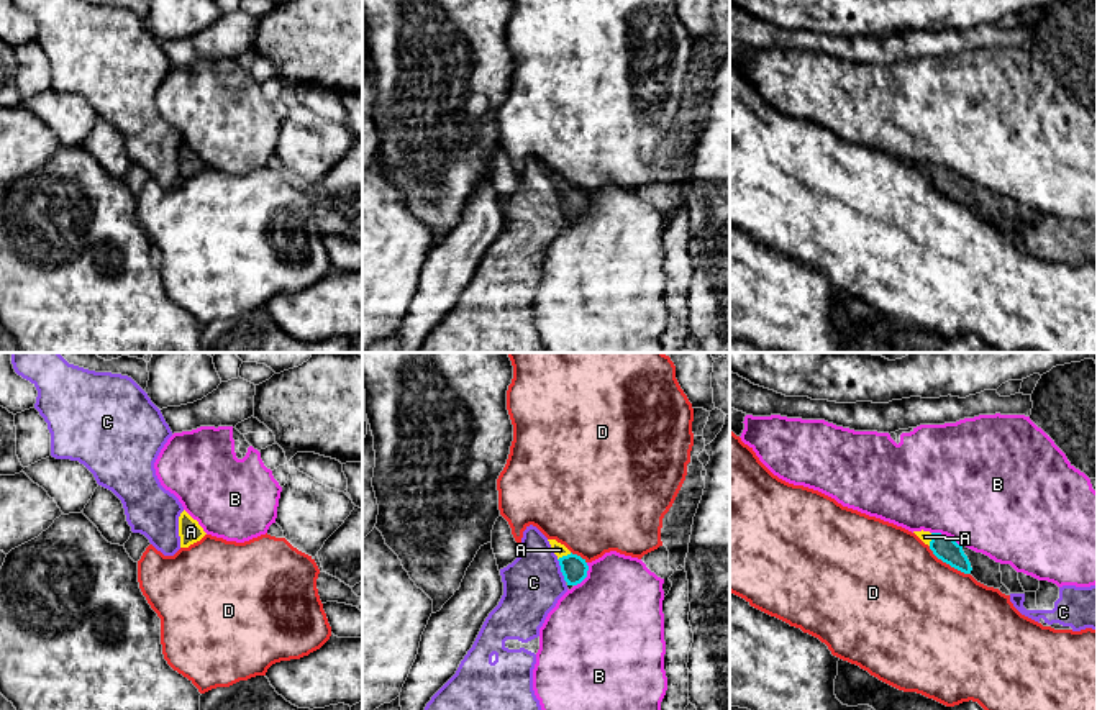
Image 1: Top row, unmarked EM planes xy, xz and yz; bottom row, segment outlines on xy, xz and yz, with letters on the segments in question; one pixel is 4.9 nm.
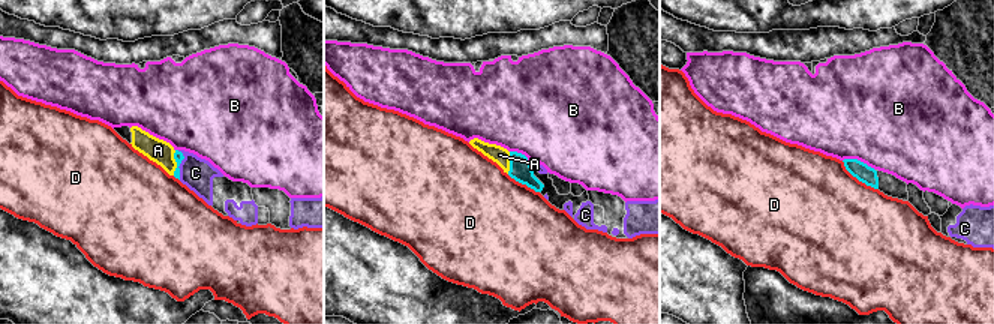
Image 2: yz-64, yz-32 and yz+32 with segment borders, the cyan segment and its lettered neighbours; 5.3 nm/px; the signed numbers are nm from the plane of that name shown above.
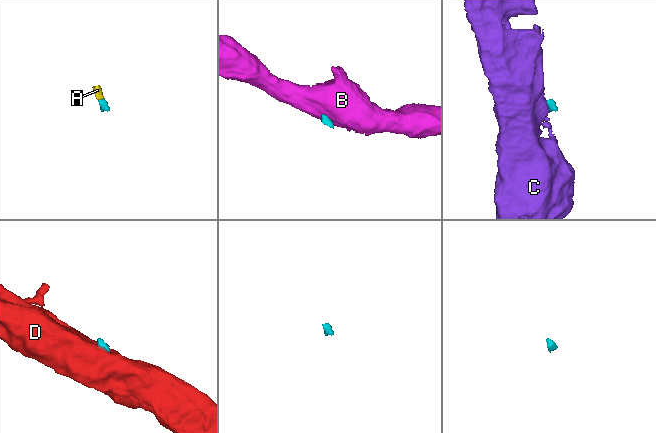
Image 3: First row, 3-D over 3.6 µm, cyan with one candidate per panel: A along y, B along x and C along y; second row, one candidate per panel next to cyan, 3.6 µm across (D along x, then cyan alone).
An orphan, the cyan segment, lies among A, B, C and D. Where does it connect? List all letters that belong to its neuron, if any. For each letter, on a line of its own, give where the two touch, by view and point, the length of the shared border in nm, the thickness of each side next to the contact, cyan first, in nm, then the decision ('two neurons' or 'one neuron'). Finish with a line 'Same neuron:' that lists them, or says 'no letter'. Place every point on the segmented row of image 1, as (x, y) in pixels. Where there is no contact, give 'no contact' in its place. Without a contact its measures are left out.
A: xz (564, 556) | 80 nm | 130/70 nm | one neuron
B: yz (945, 535) | 170 nm | 120/500 nm | two neurons
C: xz (561, 571) | 120 nm | 130/300 nm | two neurons
D: yz (948, 563) | 240 nm | 120/480 nm | two neurons
Same neuron: A

